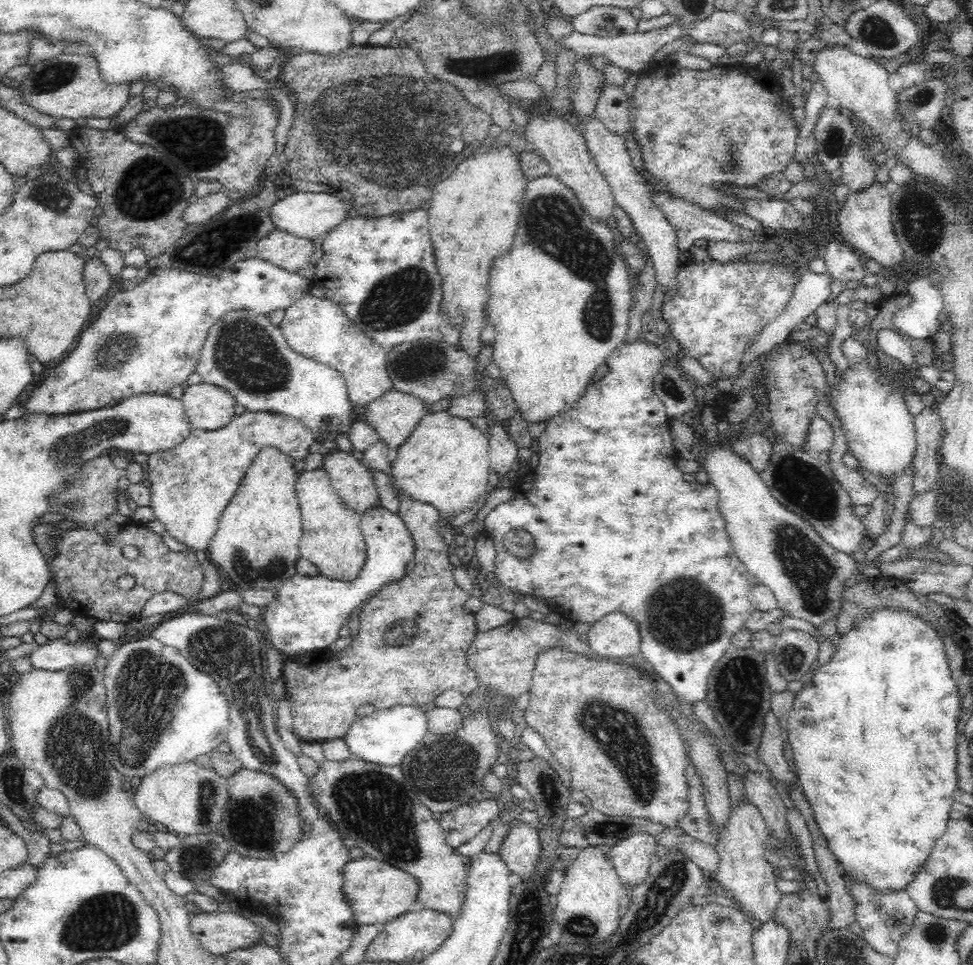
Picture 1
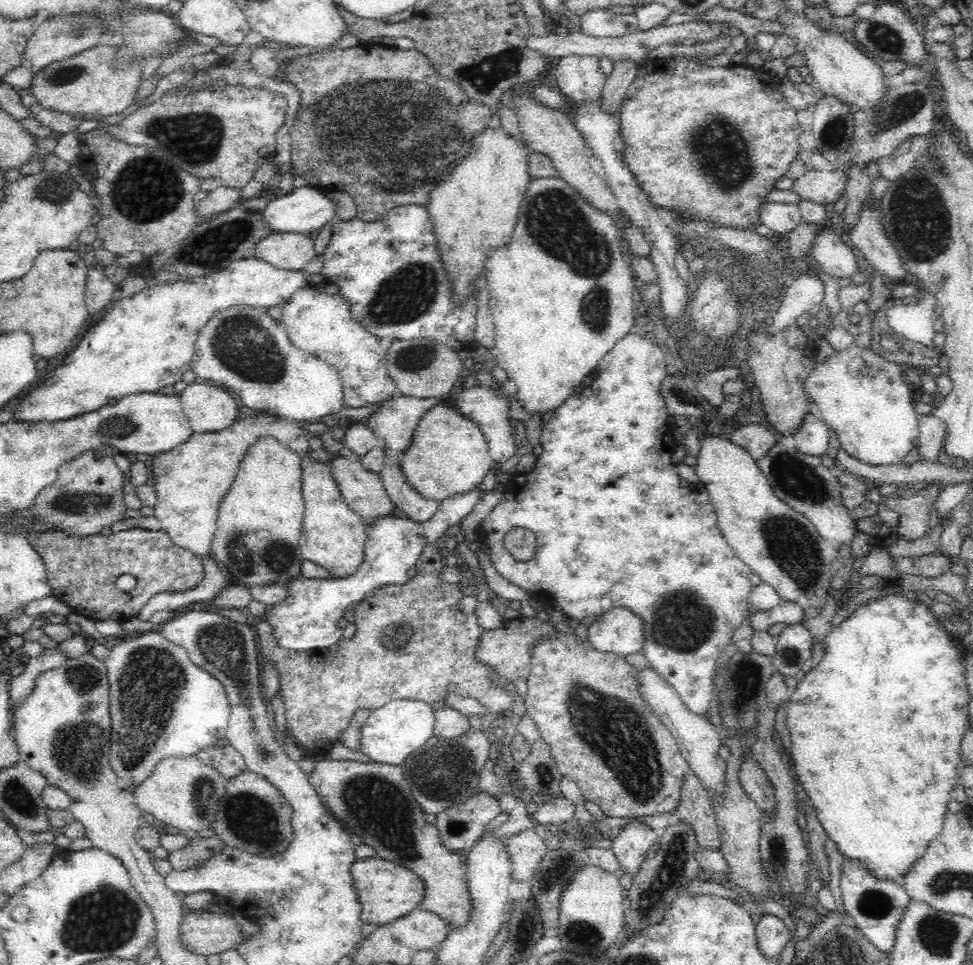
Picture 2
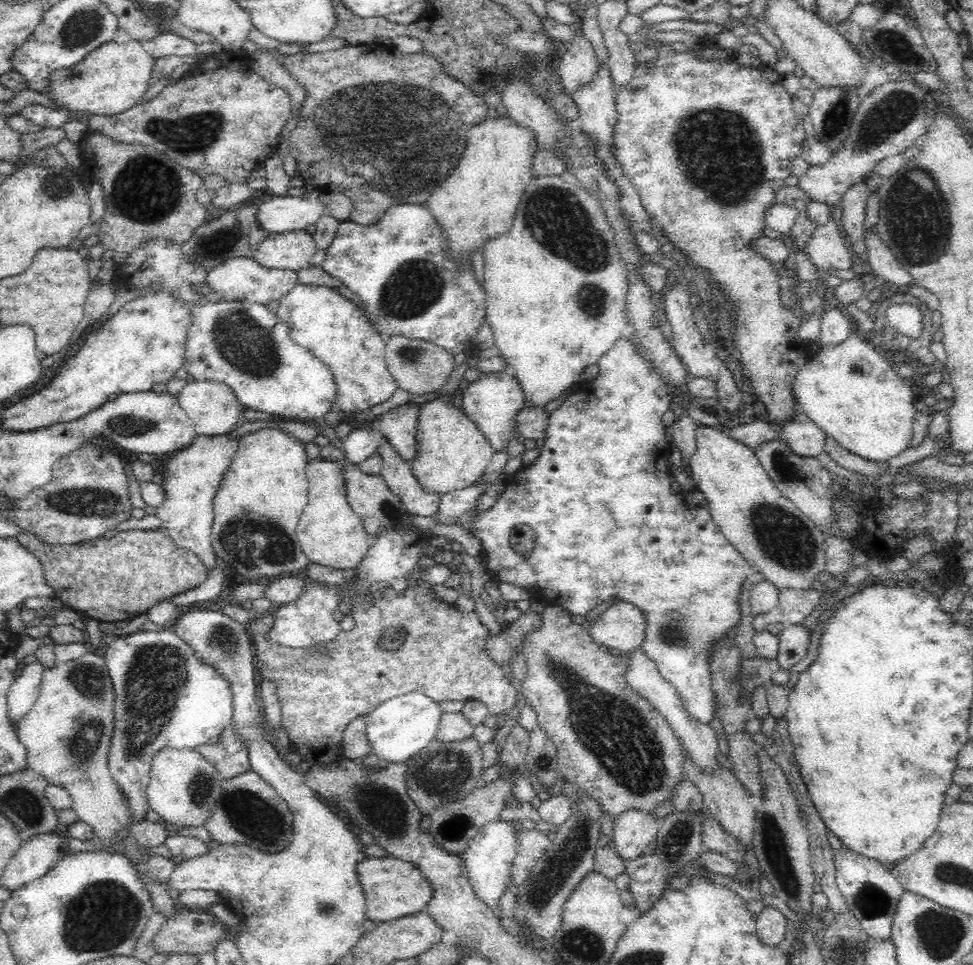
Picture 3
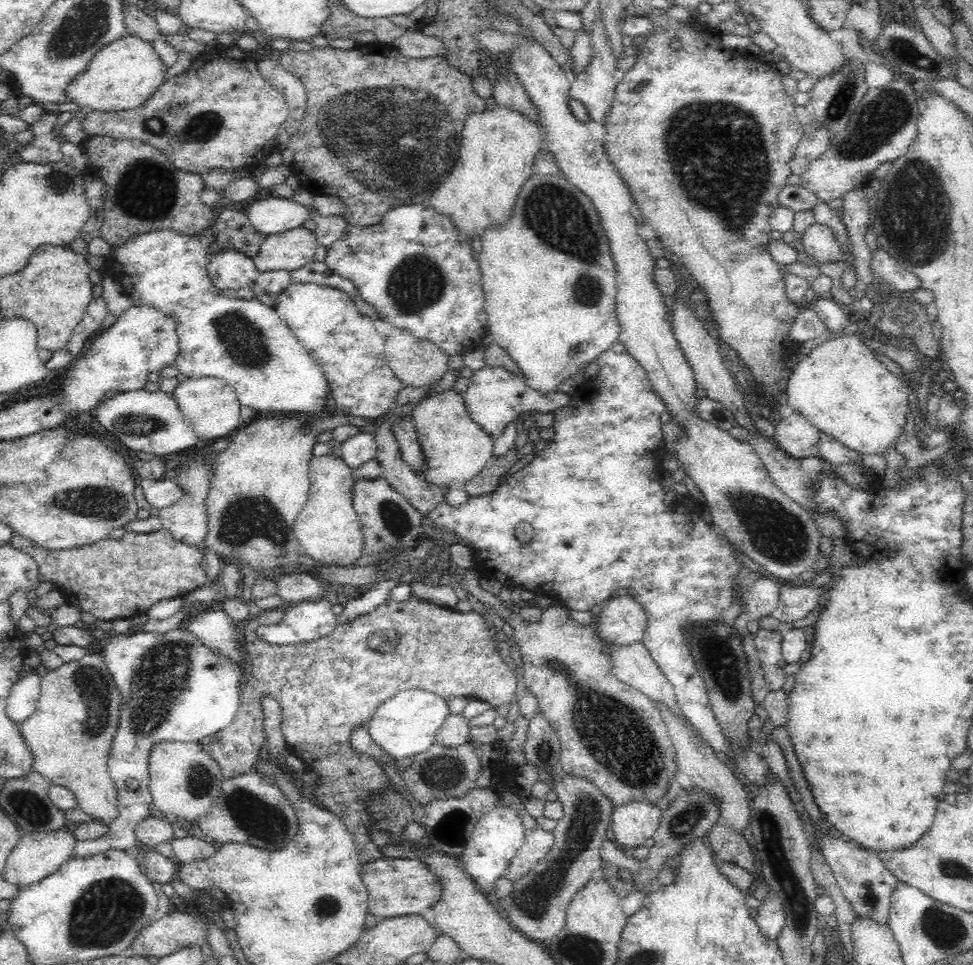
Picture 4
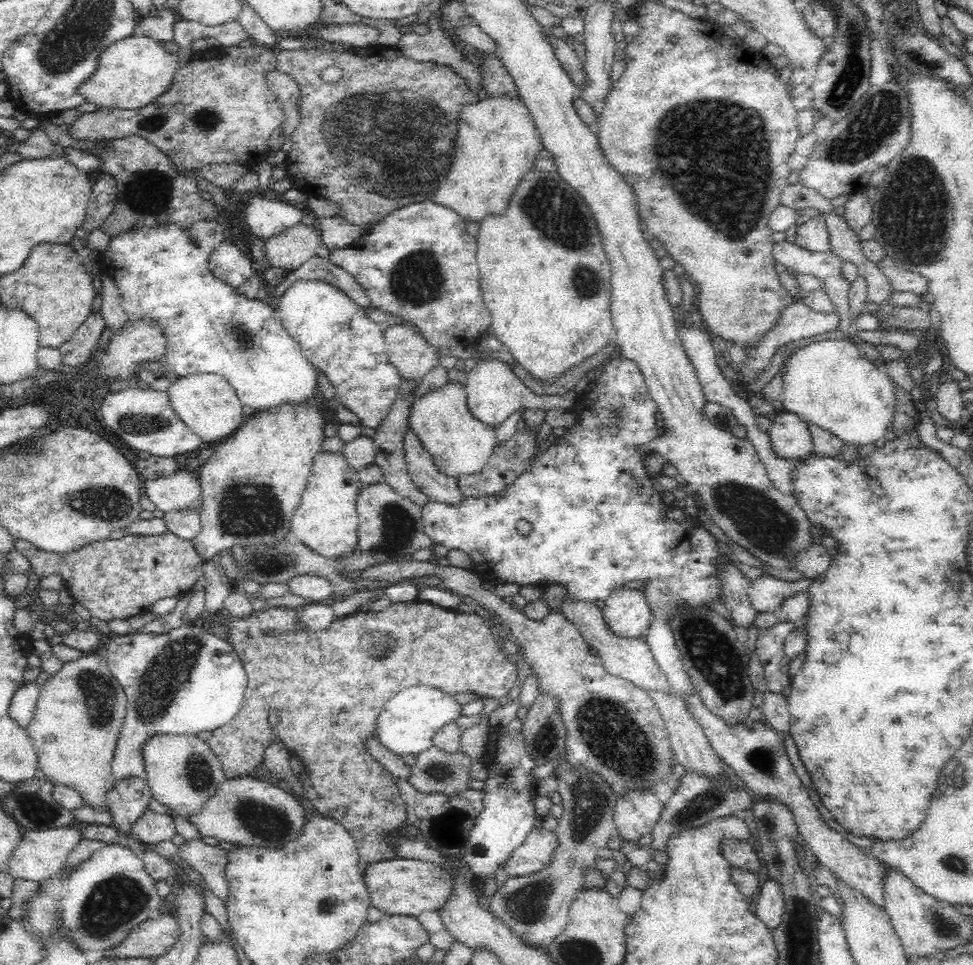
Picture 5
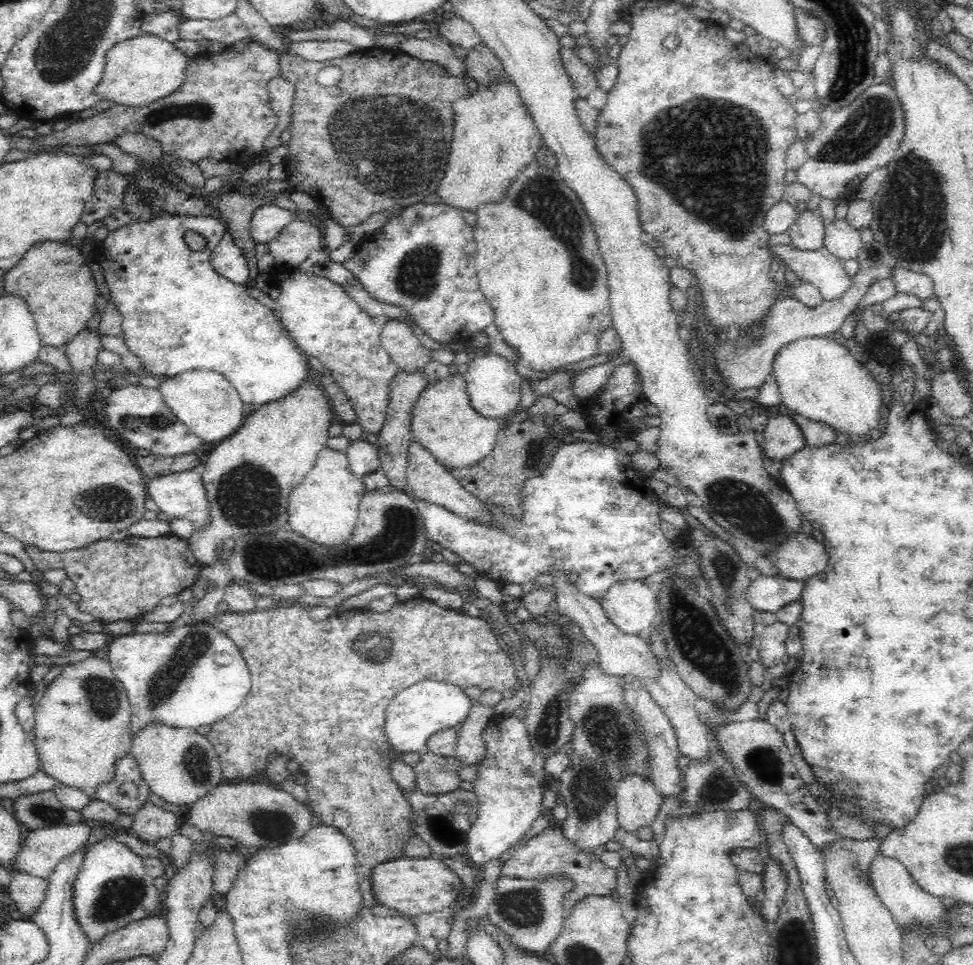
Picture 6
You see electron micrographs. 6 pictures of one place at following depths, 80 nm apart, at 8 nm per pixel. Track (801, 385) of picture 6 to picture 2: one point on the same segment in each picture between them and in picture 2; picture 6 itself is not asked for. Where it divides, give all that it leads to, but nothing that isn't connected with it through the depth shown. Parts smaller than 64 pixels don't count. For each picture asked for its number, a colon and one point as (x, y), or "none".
2: (861, 396)
3: (850, 390)
4: (841, 387)
5: (830, 384)

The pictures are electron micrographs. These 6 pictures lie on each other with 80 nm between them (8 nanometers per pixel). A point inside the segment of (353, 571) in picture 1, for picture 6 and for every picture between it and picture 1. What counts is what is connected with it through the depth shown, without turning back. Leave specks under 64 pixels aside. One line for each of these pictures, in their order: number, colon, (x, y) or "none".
2: (333, 536)
3: (331, 534)
4: (329, 531)
5: (326, 521)
6: (323, 508)

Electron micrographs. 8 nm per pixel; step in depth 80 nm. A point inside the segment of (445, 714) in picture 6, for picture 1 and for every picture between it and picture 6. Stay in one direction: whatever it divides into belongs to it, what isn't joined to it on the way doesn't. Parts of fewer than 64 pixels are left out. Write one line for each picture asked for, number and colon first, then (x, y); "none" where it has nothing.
1: (385, 737)
2: (390, 733)
3: (402, 726)
4: (405, 725)
5: (407, 724)

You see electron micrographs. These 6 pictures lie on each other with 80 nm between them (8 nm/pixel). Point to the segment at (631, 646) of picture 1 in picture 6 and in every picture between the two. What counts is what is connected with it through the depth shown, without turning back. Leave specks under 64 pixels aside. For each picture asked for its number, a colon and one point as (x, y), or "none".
2: (619, 632)
3: (621, 627)
4: (622, 622)
5: (626, 613)
6: (630, 605)

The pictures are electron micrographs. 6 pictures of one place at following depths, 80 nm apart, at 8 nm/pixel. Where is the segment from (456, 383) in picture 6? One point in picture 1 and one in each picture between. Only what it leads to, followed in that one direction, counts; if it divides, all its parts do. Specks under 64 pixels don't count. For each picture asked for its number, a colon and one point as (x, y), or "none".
1: (445, 462)
2: (448, 455)
3: (451, 453)
4: (455, 448)
5: (459, 444)

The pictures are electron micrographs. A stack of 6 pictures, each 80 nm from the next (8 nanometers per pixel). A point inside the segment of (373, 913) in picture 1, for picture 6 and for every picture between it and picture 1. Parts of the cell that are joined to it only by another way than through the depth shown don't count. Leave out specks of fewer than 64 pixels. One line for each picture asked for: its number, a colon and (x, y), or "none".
2: (386, 891)
3: (393, 889)
4: (396, 887)
5: (406, 887)
6: (411, 886)

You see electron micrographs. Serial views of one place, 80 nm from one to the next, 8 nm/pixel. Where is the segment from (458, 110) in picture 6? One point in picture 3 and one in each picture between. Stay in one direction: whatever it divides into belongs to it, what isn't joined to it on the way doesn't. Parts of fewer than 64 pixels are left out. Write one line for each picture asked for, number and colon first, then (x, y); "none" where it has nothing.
3: (478, 200)
4: (498, 149)
5: (497, 143)

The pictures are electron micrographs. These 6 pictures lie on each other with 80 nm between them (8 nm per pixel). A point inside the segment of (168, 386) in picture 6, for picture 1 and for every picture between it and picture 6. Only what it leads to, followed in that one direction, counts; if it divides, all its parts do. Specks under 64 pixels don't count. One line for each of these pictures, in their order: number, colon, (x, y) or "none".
1: (208, 407)
2: (210, 409)
3: (213, 408)
4: (211, 405)
5: (207, 403)

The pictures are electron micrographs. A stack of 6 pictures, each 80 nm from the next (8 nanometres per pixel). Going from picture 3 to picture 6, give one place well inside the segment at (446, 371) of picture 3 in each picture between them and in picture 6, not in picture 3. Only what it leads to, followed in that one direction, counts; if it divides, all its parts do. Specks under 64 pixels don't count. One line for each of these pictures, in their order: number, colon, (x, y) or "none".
4: (417, 363)
5: (413, 356)
6: (397, 339)

